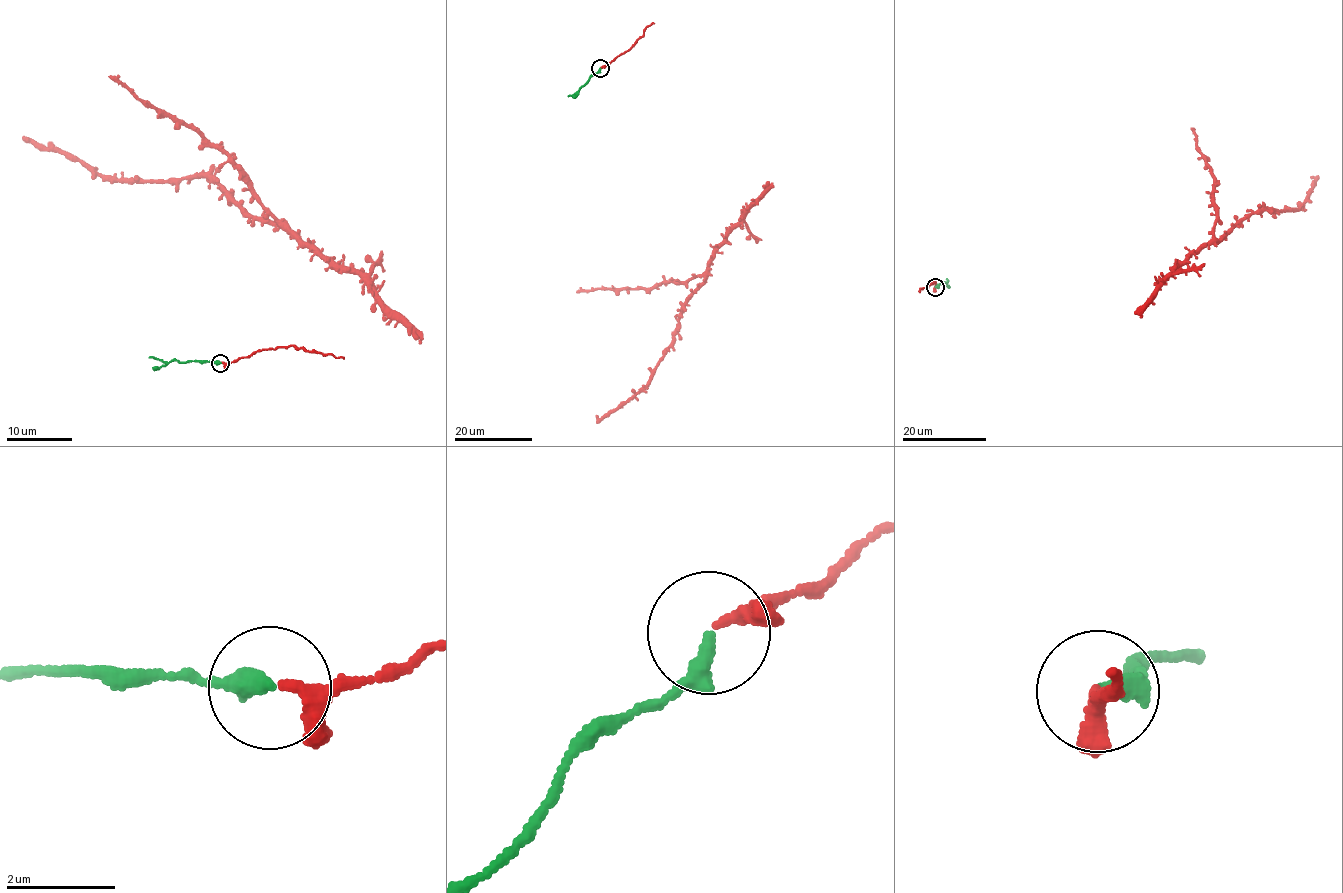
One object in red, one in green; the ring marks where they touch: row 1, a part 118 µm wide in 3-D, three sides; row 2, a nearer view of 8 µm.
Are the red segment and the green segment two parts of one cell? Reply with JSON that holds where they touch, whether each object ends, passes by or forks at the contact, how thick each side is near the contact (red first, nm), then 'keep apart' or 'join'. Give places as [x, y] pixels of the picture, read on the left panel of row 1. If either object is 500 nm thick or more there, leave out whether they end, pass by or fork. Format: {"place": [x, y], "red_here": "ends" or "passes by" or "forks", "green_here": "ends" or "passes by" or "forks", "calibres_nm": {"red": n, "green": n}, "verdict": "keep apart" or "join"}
{"place": [220, 363], "red_here": "passes by", "green_here": "ends", "calibres_nm": {"red": 200, "green": 320}, "verdict": "join"}

